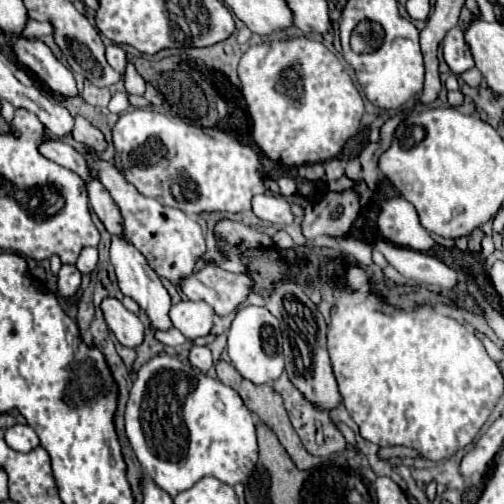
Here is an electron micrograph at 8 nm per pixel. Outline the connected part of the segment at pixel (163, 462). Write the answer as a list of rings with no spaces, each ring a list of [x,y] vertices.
[[[166,352],[146,360],[138,368],[136,380],[130,388],[130,396],[126,402],[124,420],[126,434],[136,452],[138,462],[148,472],[148,476],[170,496],[188,490],[204,476],[214,476],[230,486],[246,482],[250,470],[258,460],[254,414],[244,406],[238,392]]]

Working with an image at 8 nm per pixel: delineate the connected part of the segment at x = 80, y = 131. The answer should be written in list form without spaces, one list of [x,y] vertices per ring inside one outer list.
[[[76,116],[74,118],[74,128],[70,132],[70,136],[76,140],[76,142],[82,142],[82,144],[88,144],[96,150],[104,150],[106,148],[106,140],[102,136],[102,132],[98,128],[94,128],[88,120]]]

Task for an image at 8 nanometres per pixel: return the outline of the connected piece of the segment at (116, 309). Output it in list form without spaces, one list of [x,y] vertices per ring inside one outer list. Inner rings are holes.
[[[112,296],[102,298],[100,310],[102,310],[102,316],[104,316],[108,328],[114,332],[114,336],[118,338],[120,344],[124,344],[128,348],[136,348],[142,342],[142,338],[144,338],[142,322],[138,320],[136,314],[126,310],[118,298],[112,298]]]

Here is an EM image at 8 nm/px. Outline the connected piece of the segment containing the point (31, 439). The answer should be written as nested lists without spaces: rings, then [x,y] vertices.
[[[14,424],[6,430],[6,444],[18,452],[30,452],[40,444],[38,434],[28,424]]]

